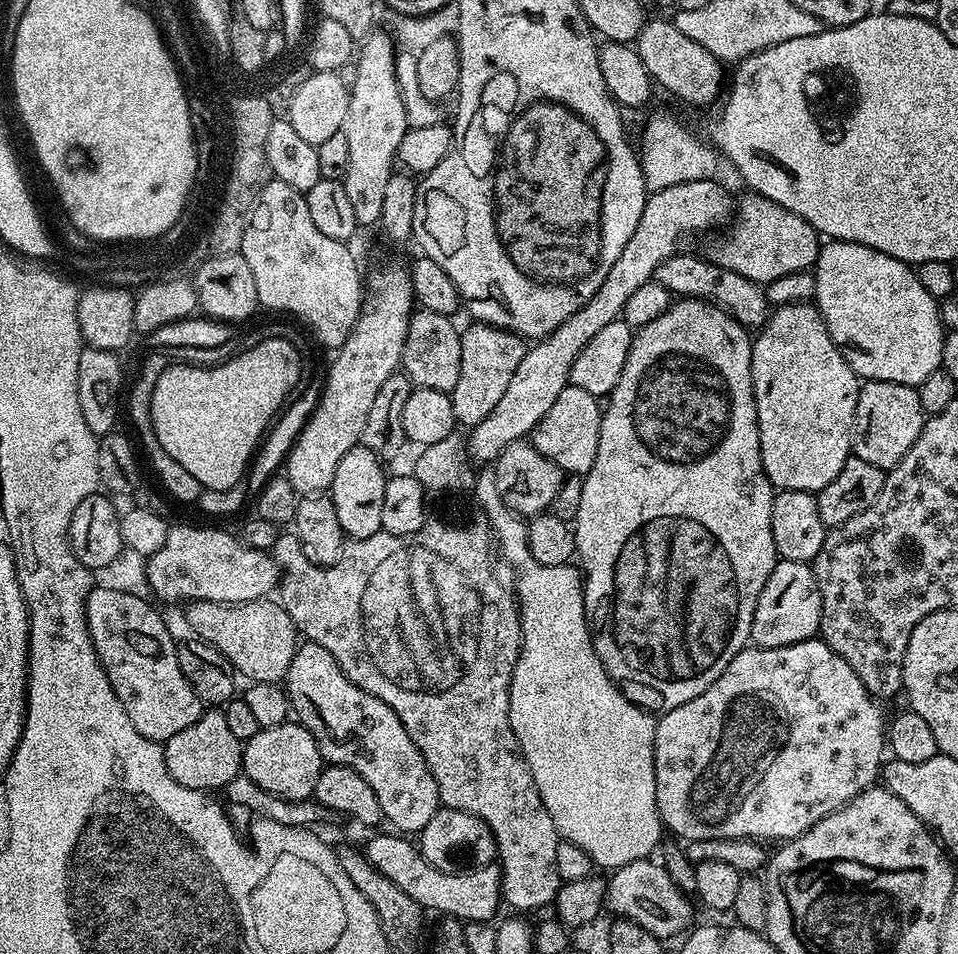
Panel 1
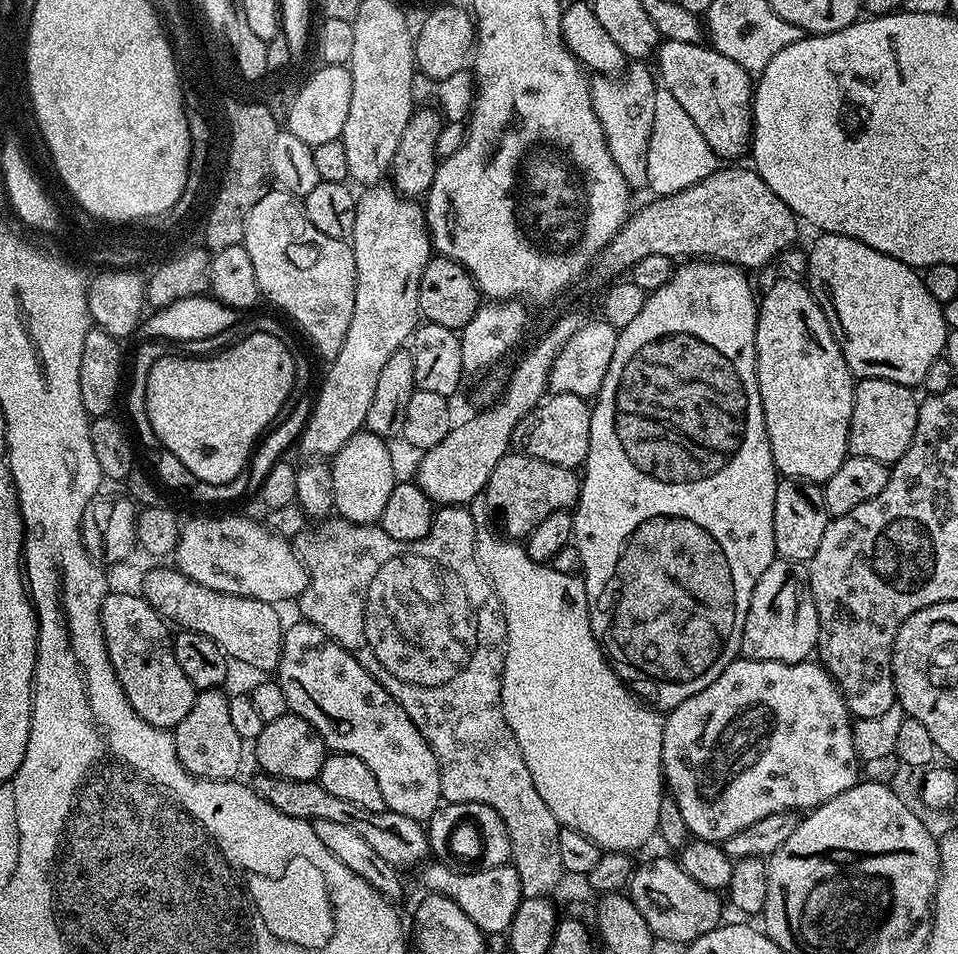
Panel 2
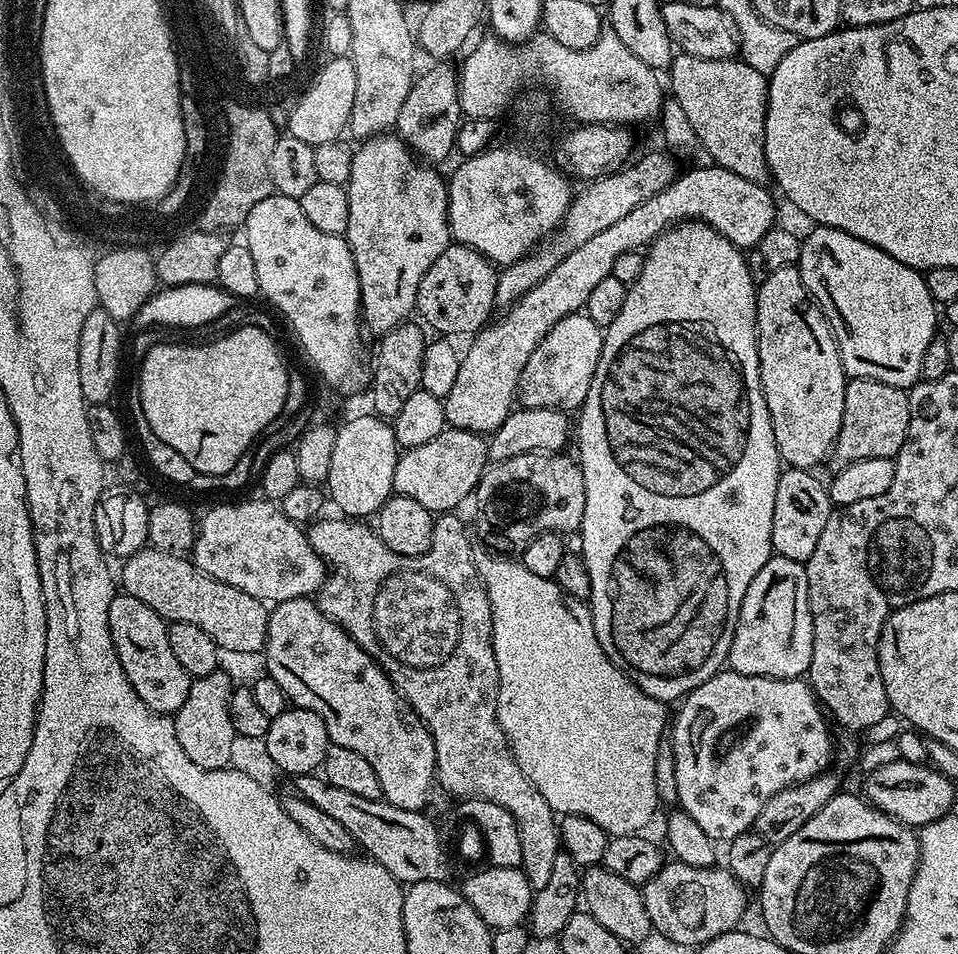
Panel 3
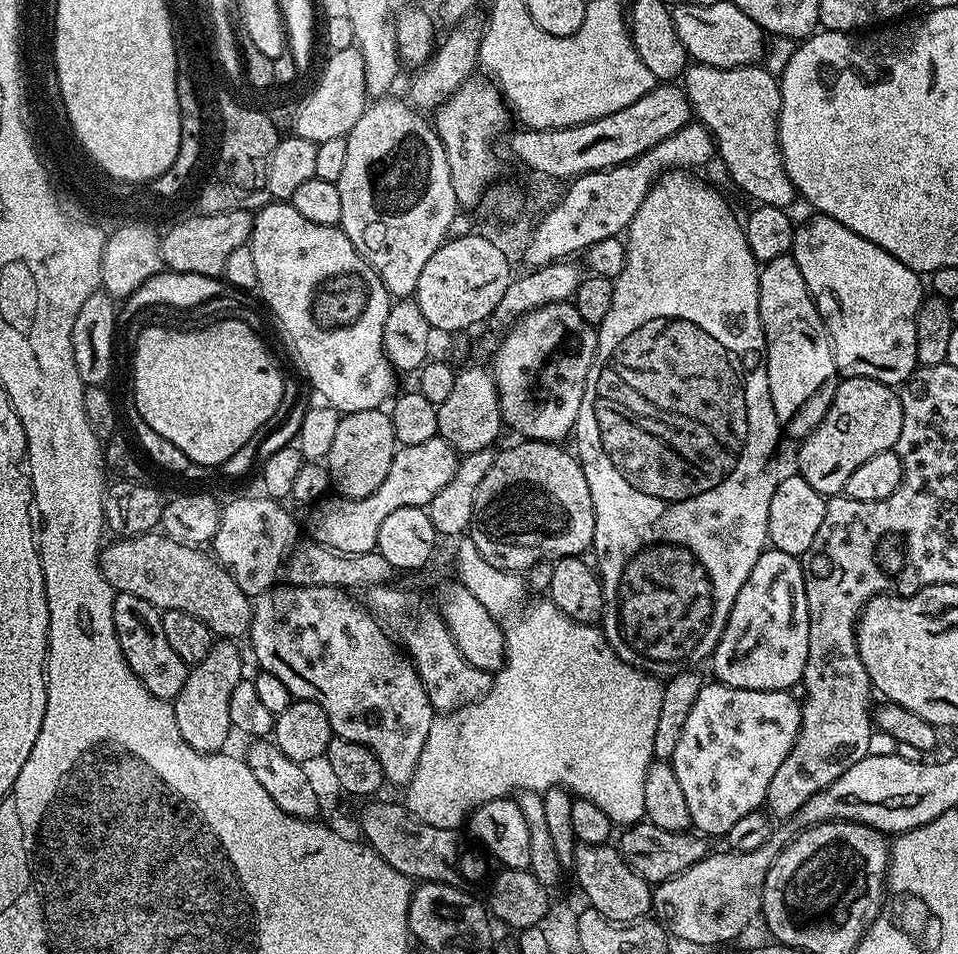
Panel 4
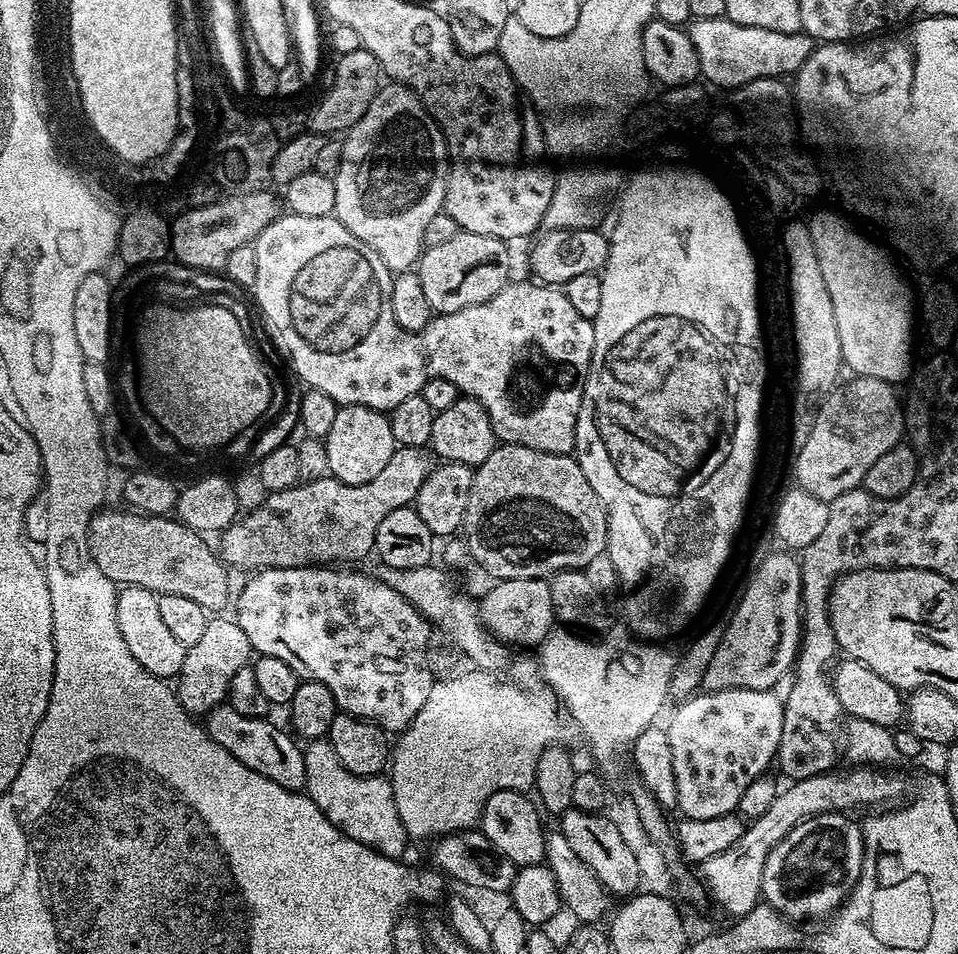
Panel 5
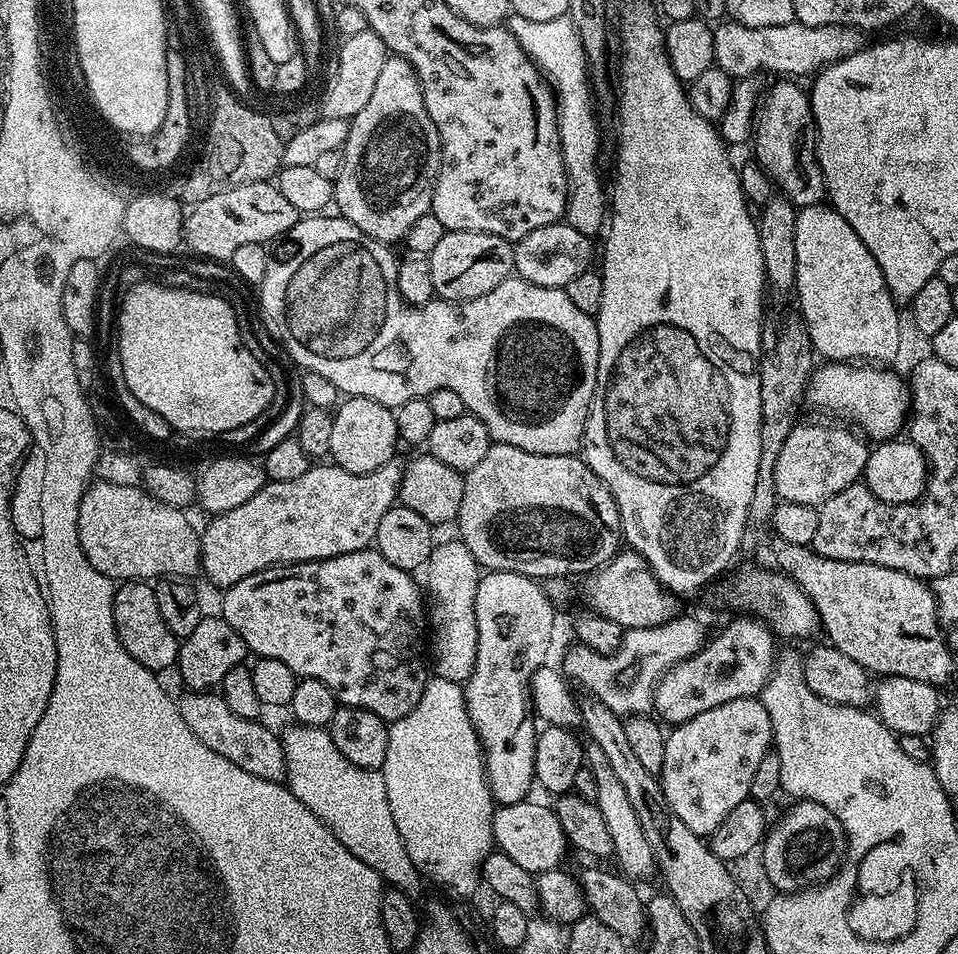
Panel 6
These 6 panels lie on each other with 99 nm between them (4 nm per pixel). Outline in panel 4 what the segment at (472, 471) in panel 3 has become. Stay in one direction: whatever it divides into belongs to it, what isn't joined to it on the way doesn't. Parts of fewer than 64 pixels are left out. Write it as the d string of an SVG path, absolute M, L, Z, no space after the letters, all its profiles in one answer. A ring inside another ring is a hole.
M437 434L430 442L421 442L418 446L397 447L394 462L390 462L390 474L382 478L382 486L361 500L343 498L325 498L315 505L316 513L312 516L311 539L318 544L325 544L336 552L362 554L373 551L378 544L378 534L382 522L394 510L402 507L427 509L428 503L454 478L458 453Z

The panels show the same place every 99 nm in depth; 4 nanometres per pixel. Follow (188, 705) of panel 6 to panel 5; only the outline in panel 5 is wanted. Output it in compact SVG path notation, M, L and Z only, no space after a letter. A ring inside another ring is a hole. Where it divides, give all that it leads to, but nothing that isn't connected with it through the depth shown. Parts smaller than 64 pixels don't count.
M221 706L208 713L206 731L214 743L242 762L242 766L254 770L287 792L299 793L304 788L304 753L301 745L291 735L280 736L279 730L268 722L264 718L242 716L232 708Z

